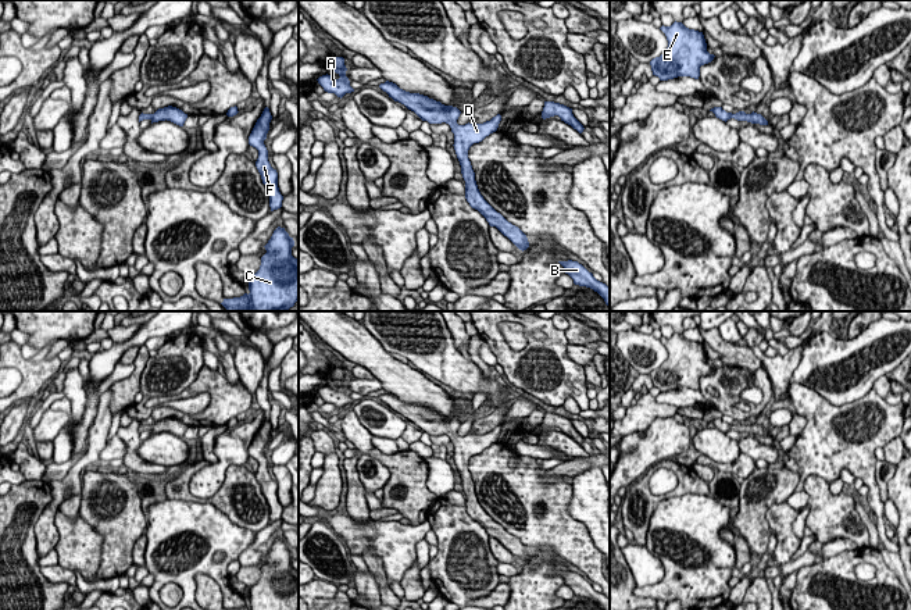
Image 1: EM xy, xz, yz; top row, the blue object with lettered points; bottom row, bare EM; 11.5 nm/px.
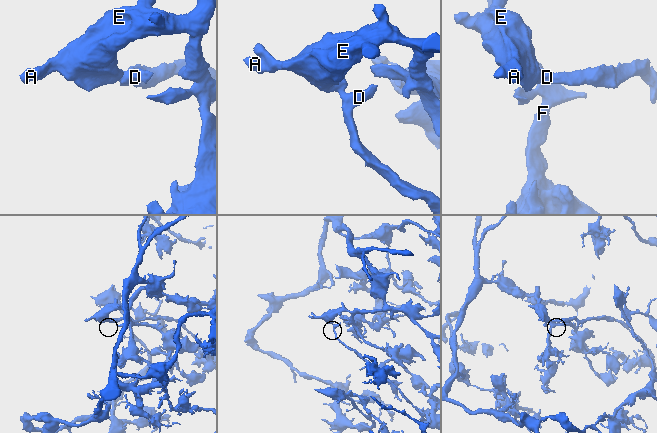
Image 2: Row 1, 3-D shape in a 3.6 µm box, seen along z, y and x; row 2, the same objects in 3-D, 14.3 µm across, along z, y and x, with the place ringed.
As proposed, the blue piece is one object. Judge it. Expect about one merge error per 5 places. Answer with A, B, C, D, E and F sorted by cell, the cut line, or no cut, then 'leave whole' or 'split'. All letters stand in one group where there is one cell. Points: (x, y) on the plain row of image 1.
A B C D E F | no cut | leave whole

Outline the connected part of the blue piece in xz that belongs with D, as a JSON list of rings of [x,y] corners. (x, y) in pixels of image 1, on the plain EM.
[[[386,392],[379,399],[389,406],[394,413],[404,415],[408,421],[414,422],[422,432],[429,435],[446,434],[454,445],[454,461],[461,477],[461,485],[465,492],[465,510],[469,517],[478,521],[489,534],[496,538],[504,547],[507,547],[519,561],[526,561],[529,553],[526,546],[515,536],[508,534],[500,524],[497,524],[480,506],[475,484],[468,470],[468,461],[474,454],[482,453],[486,447],[496,443],[501,432],[497,425],[490,432],[483,435],[468,434],[458,436],[457,431],[461,422],[453,417],[444,417],[440,413],[429,410],[419,404],[410,404],[400,400],[396,395]]]

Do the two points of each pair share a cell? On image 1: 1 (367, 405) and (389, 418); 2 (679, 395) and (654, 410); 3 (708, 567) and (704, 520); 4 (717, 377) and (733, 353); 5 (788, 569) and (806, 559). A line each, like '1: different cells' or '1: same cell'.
1: same cell
2: different cells
3: same cell
4: different cells
5: same cell

